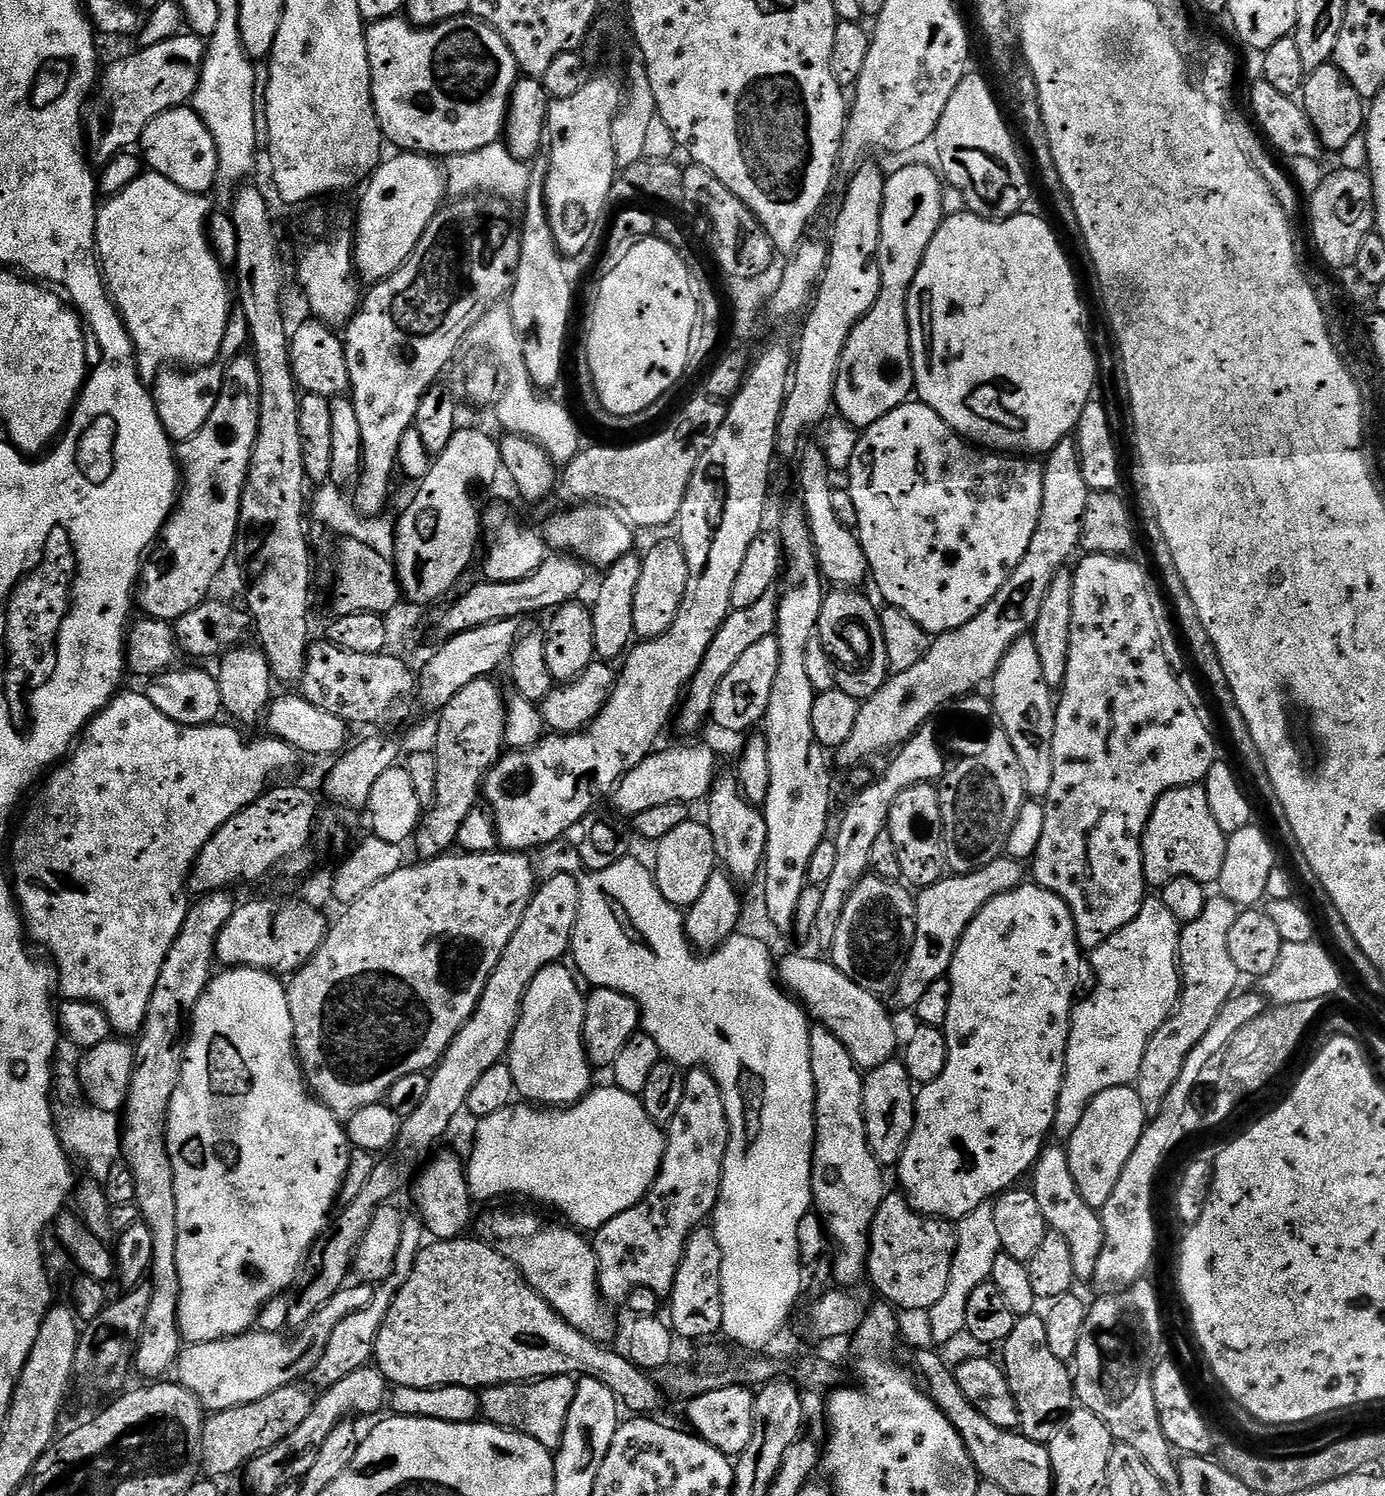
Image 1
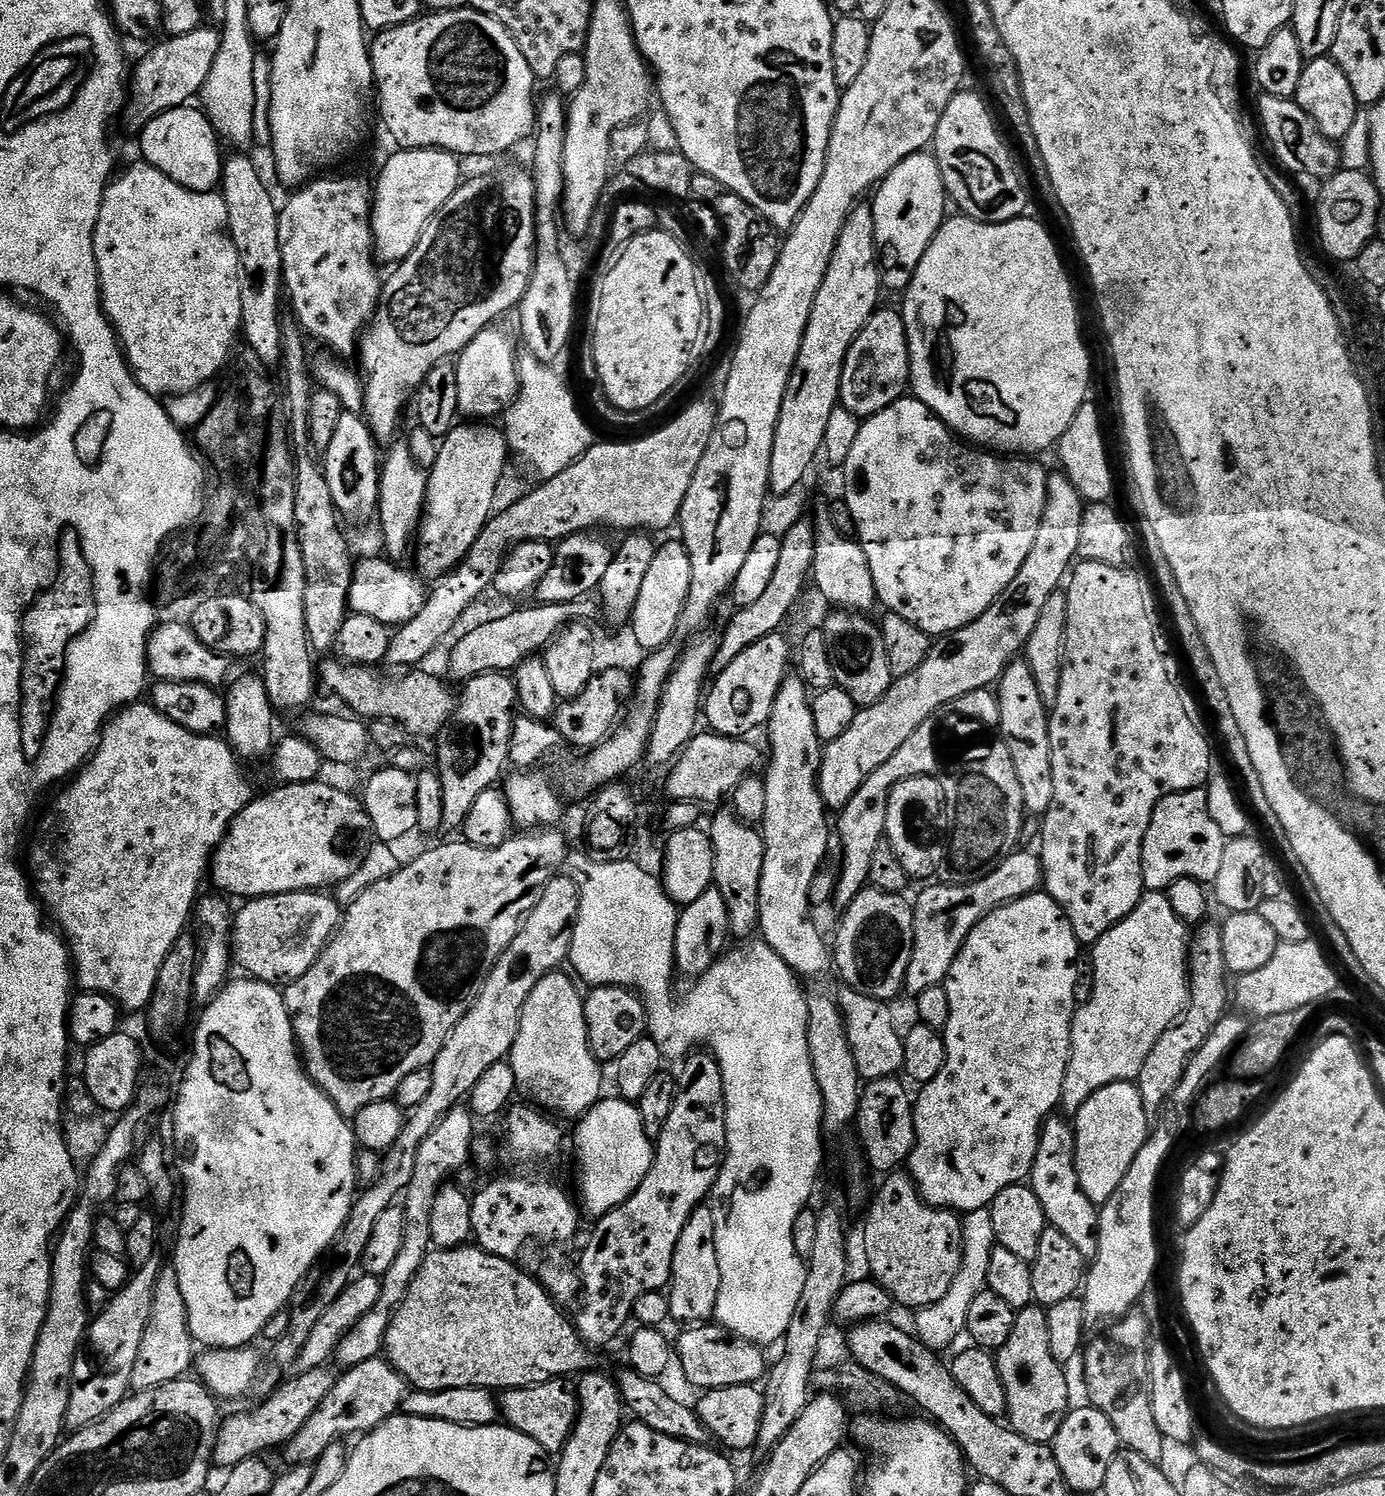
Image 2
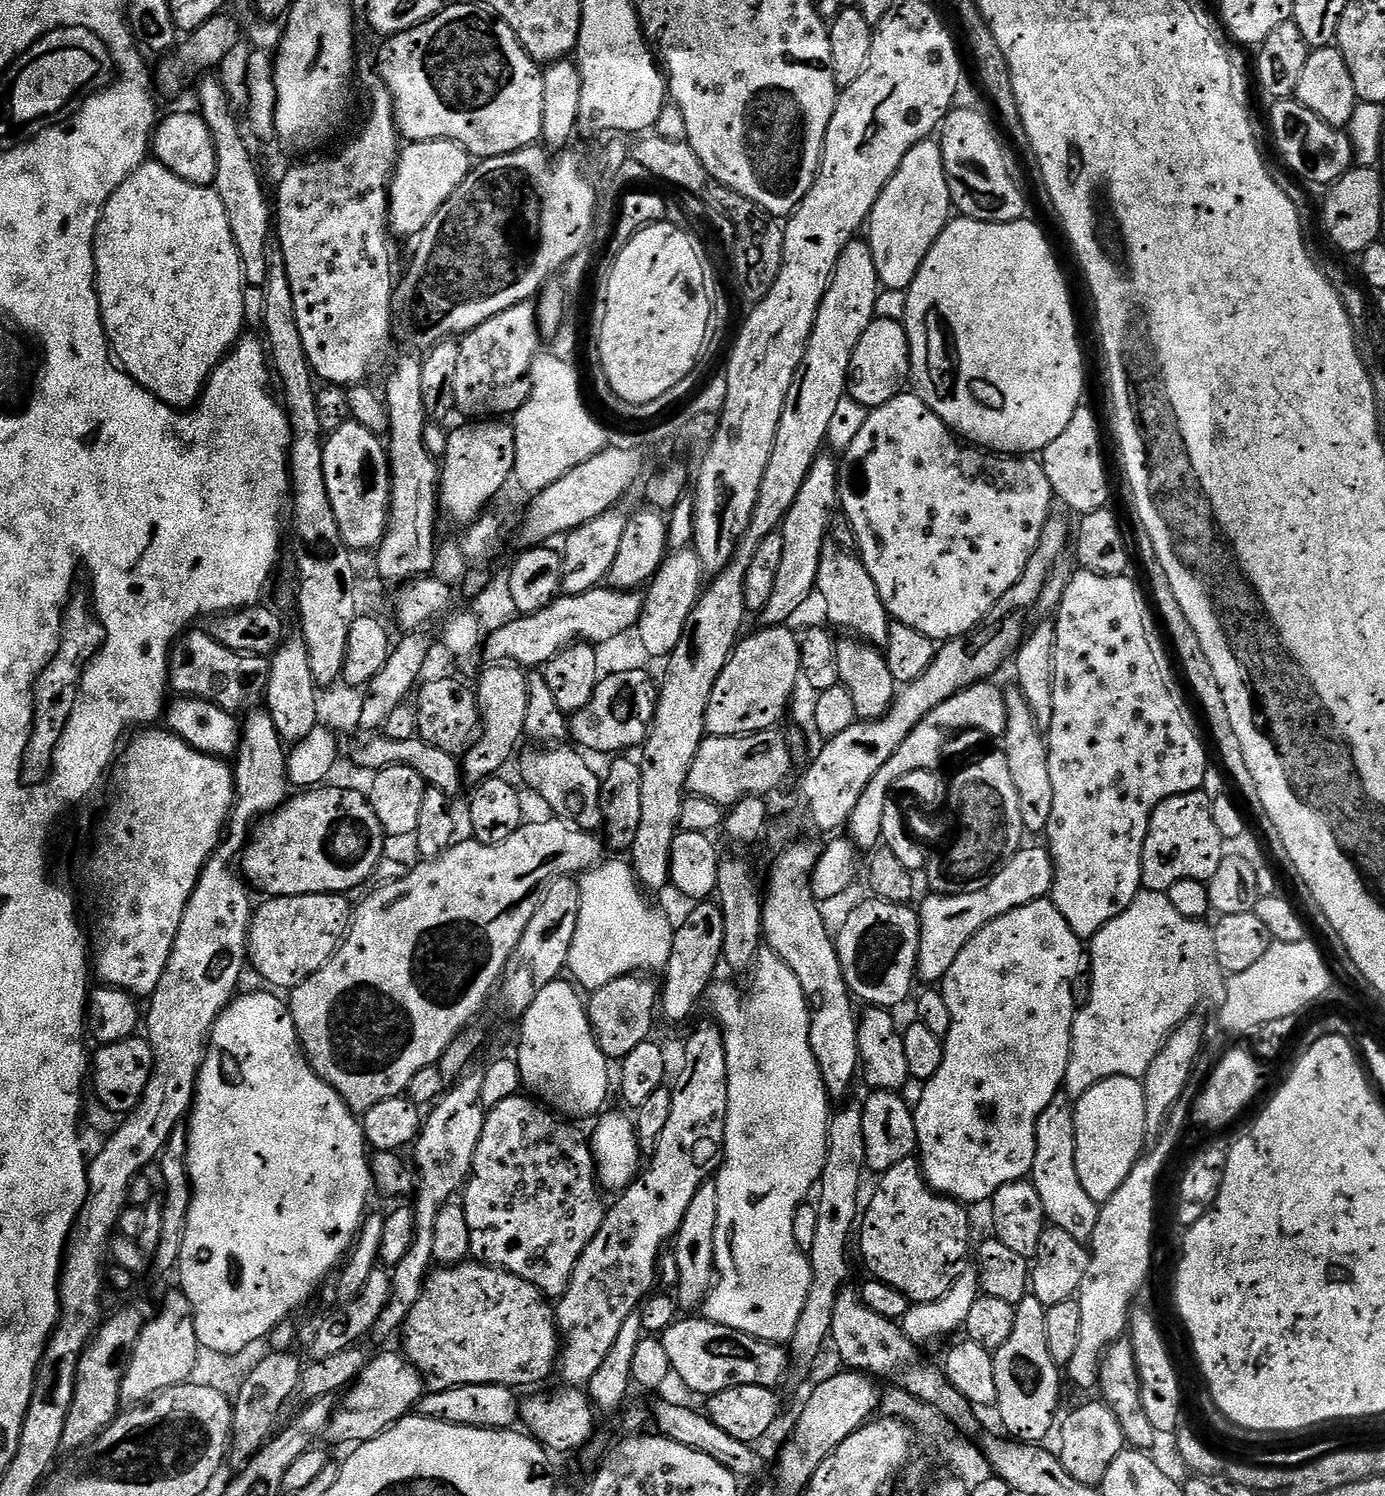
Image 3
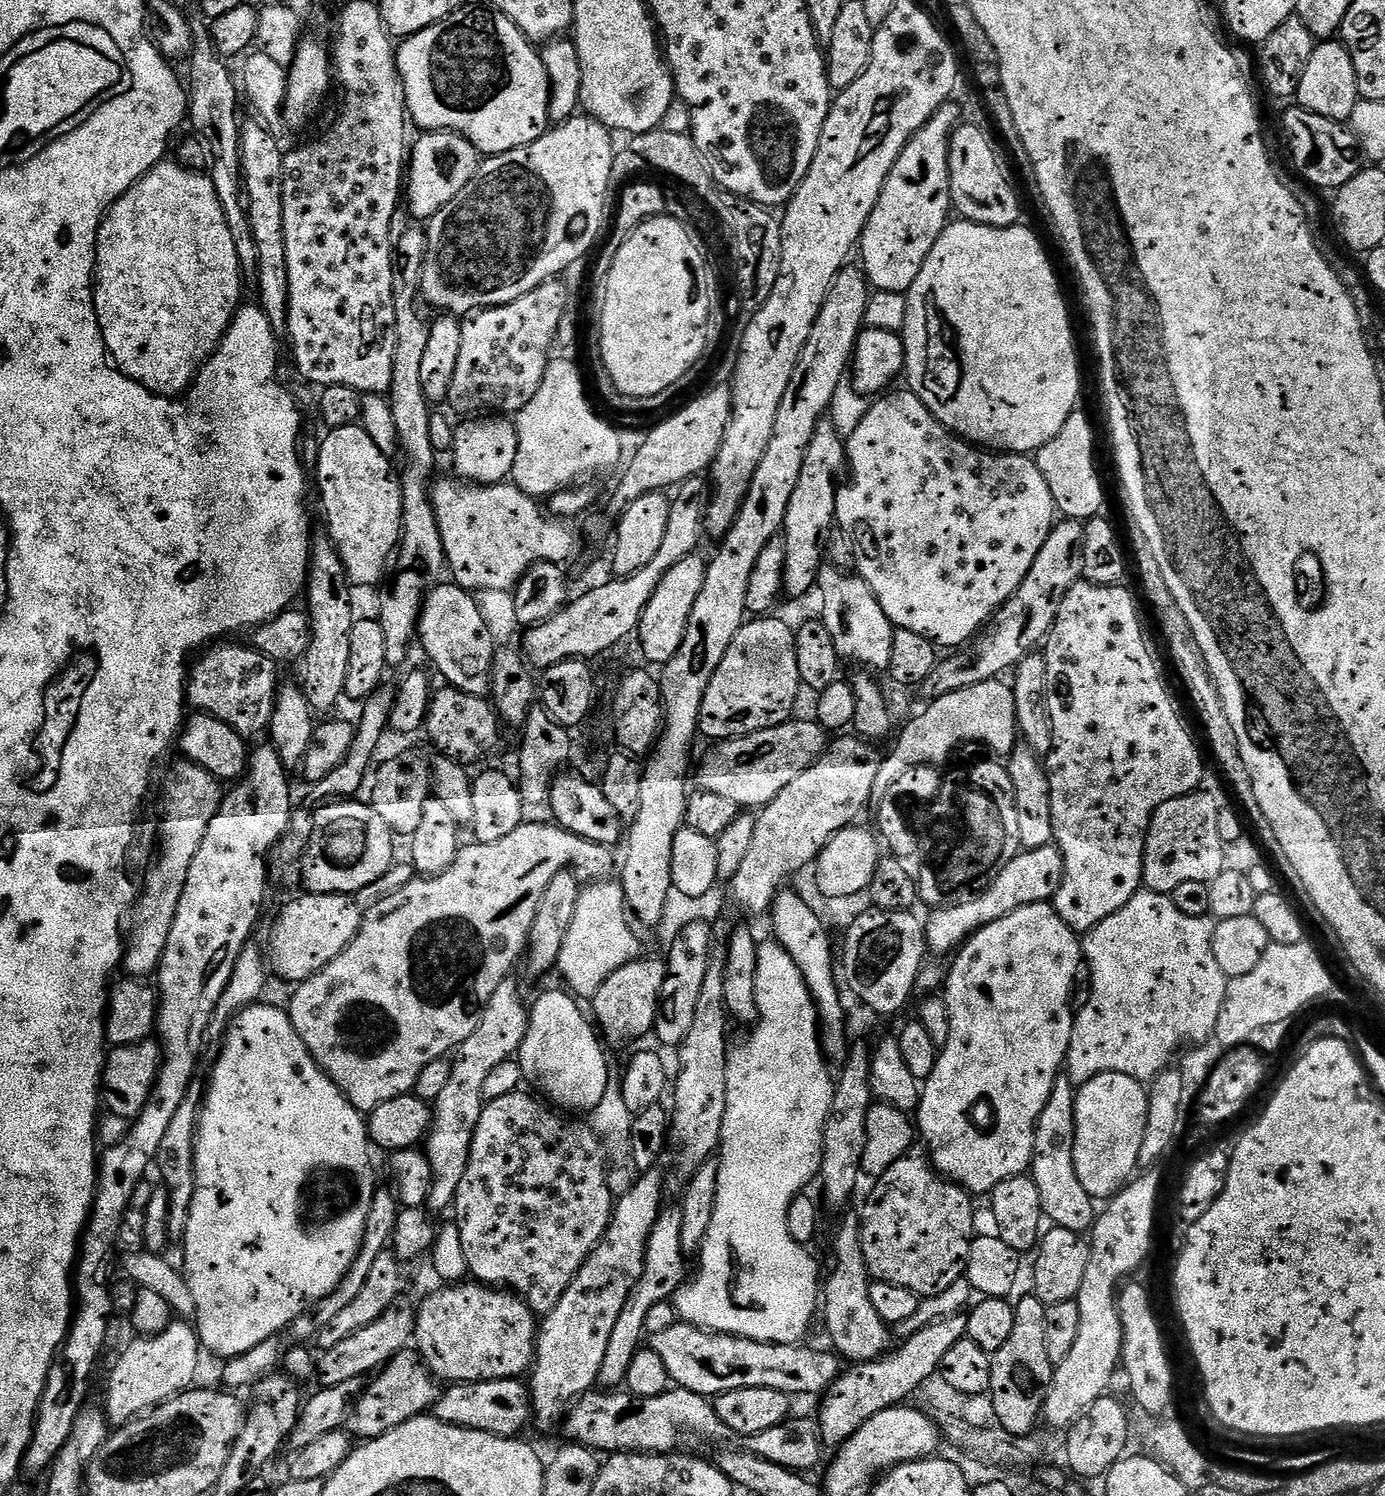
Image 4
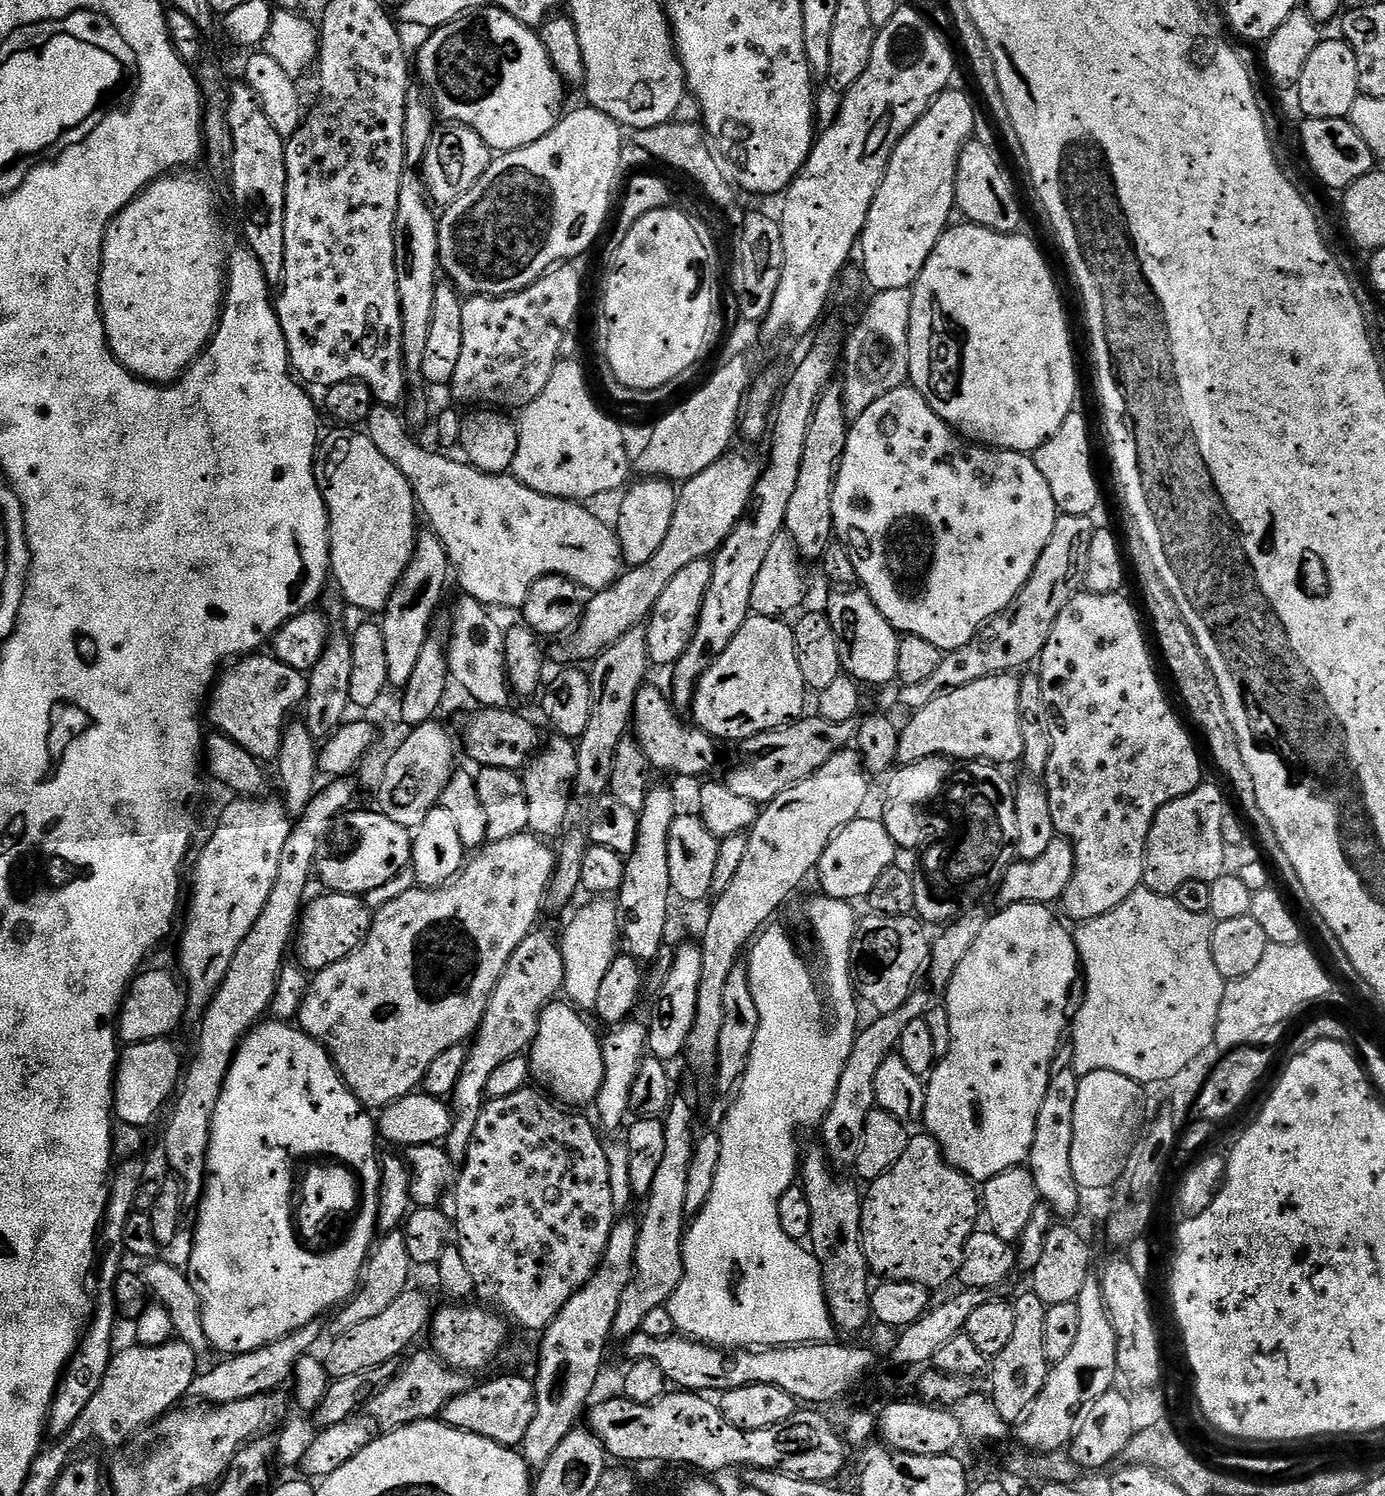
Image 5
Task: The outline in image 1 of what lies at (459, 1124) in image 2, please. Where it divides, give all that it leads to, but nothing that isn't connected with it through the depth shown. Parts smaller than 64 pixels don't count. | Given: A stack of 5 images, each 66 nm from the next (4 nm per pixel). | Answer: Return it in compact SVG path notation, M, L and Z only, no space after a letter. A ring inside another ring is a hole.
M416 1214L405 1215L402 1222L402 1242L398 1242L398 1258L392 1268L392 1273L375 1285L370 1306L366 1306L362 1310L354 1310L354 1314L346 1314L346 1318L342 1318L342 1322L338 1322L338 1326L334 1326L334 1334L330 1334L330 1342L326 1346L318 1366L314 1366L310 1373L310 1379L317 1384L317 1389L323 1390L334 1386L338 1382L342 1382L342 1378L346 1378L346 1374L354 1374L354 1370L369 1367L370 1361L376 1355L378 1330L382 1330L382 1322L386 1318L398 1290L406 1282L408 1273L412 1271L416 1256L425 1243L426 1229L423 1220Z

